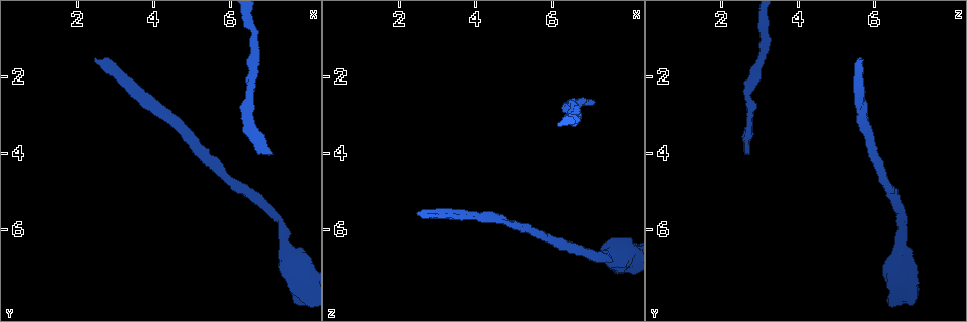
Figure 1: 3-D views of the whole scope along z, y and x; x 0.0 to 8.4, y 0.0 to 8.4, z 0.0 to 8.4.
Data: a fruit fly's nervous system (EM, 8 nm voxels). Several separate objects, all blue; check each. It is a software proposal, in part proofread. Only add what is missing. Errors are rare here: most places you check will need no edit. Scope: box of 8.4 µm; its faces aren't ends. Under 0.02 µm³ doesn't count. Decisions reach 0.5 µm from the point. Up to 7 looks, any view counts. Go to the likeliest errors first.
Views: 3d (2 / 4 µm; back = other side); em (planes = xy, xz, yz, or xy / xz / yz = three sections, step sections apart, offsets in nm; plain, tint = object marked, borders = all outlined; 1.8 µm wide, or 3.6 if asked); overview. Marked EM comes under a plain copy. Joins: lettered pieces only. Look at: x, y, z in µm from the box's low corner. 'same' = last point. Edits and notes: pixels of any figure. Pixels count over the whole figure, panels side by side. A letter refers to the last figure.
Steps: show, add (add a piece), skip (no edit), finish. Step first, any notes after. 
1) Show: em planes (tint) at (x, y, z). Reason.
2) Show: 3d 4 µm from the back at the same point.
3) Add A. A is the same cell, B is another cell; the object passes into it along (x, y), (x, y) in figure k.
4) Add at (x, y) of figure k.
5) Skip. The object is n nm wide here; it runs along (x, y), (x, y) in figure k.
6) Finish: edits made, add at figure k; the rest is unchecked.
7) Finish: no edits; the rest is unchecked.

Show: 3d 2 µm from the back at (2.50, 1.60, 5.55).

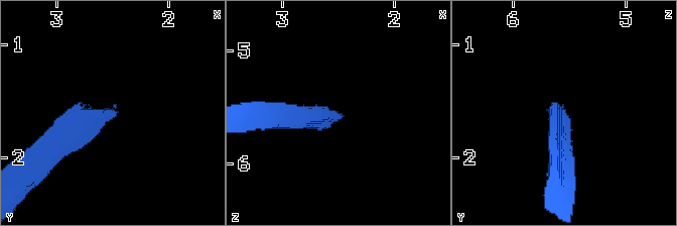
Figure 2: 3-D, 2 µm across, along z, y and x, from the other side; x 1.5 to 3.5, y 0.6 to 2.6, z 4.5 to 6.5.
Show: em xy step 4 (tint) at (2.48, 1.56, 5.54). Now the EM.

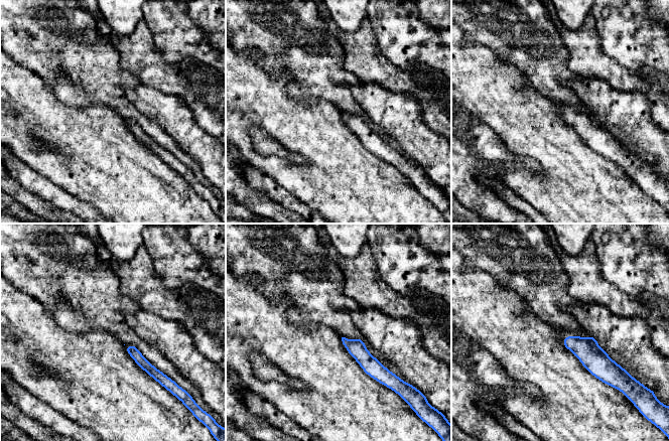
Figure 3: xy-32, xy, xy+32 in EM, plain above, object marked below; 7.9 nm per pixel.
Show: em planes (borders) at the same point. Another direction.

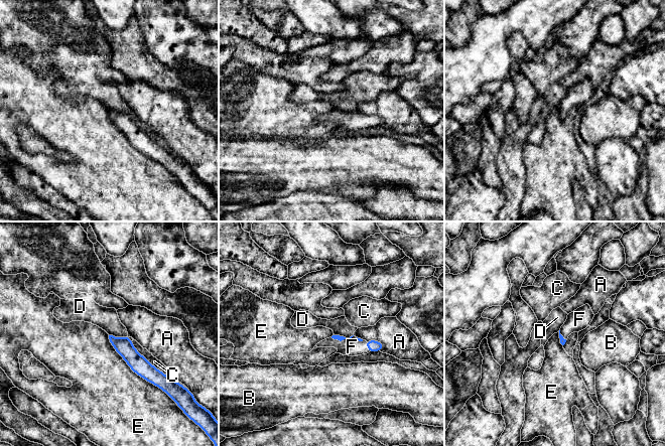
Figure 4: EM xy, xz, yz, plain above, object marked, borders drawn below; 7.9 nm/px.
Add F. F is the same cell, A, B, C, D and E are other cells; the object passes into it along (373, 346), (365, 341), (352, 346) in figure 4; the neuron continues.

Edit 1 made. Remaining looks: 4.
Show: em xy step 4 (borders) at (7.10, 4.00, 2.60). Free end.

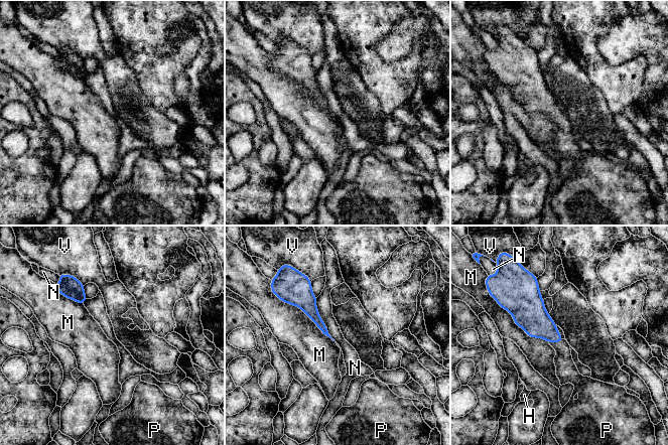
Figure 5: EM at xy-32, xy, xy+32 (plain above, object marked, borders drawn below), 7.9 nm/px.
Add P. P is the same cell, H, M, N and V are other cells; the object passes into it along (536, 322), (556, 341), (566, 371) in figure 5; it goes on there.

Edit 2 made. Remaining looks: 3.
Show: 3d 4 µm at (7.50, 6.55, 6.70).

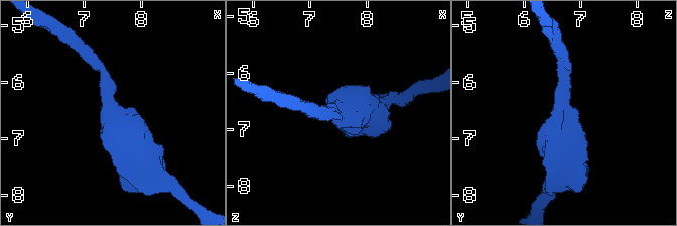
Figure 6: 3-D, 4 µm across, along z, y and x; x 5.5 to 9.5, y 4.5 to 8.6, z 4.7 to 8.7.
Show: em 3.6 µm planes (borders) at (7.50, 6.50, 6.70).

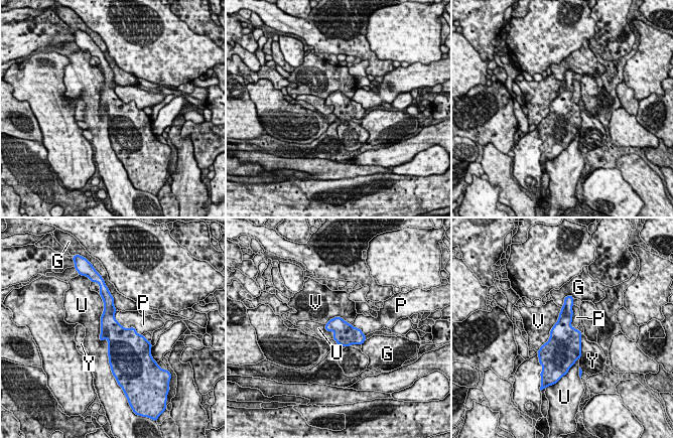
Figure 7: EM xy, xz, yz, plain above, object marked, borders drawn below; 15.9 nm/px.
Skip. The longest contact is with U, 1100 nm; G, P, U, V and Y are other cells; a border runs along (101, 298), (110, 364) in figure 7; none of them fits.

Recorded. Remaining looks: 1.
Finish: edits made, add at figure 4, add at figure 5; the rest is unchecked.

